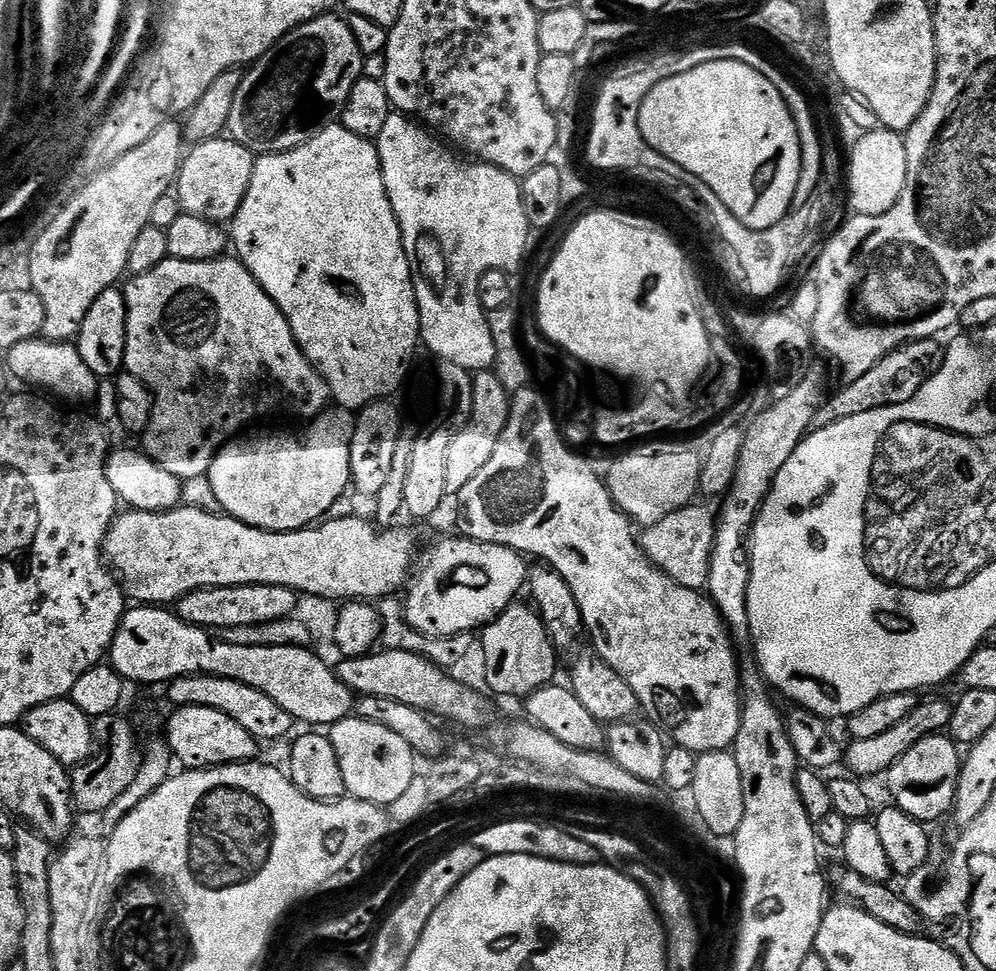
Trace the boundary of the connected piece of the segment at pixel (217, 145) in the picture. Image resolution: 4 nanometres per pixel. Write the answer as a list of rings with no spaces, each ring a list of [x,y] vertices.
[[[231,138],[201,140],[193,148],[196,149],[185,155],[174,185],[181,209],[189,216],[211,220],[213,224],[232,221],[242,206],[242,198],[246,198],[246,190],[250,190],[257,157]]]

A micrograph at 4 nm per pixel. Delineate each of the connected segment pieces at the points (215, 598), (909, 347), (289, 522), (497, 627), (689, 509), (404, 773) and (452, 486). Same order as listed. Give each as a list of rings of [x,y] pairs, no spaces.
[[[243,584],[233,588],[199,588],[181,598],[174,612],[188,624],[207,630],[223,630],[234,626],[269,624],[275,620],[287,620],[293,615],[297,593],[290,588],[269,584]]]
[[[936,338],[929,340],[912,340],[909,344],[903,344],[896,348],[886,358],[882,358],[862,378],[845,383],[841,392],[836,392],[825,399],[824,404],[817,410],[812,419],[812,428],[825,428],[834,426],[842,418],[854,418],[854,414],[866,414],[870,410],[878,410],[886,406],[894,406],[902,402],[910,402],[918,390],[929,378],[937,372],[944,361],[945,349],[940,348],[941,341]]]
[[[336,406],[321,412],[309,424],[312,425],[301,436],[236,438],[216,453],[206,483],[227,515],[251,528],[293,532],[315,525],[331,513],[328,511],[352,483],[350,442],[356,416],[349,409]]]
[[[514,602],[502,615],[485,625],[480,641],[485,651],[486,678],[491,693],[525,699],[556,678],[558,651],[537,611],[527,603],[520,603]]]
[[[700,503],[688,504],[674,514],[666,514],[666,518],[656,524],[647,525],[643,529],[644,536],[641,535],[639,541],[640,547],[655,568],[662,569],[667,576],[674,578],[682,586],[704,590],[708,587],[718,512],[715,507]]]
[[[347,718],[331,725],[330,739],[334,754],[338,754],[344,791],[349,797],[365,800],[367,804],[389,806],[406,793],[412,780],[418,776],[418,760],[412,748],[405,740],[398,738],[394,730],[386,730],[386,726]]]
[[[495,371],[477,372],[471,377],[472,414],[468,423],[457,432],[454,442],[450,442],[450,450],[446,454],[446,490],[449,494],[458,494],[490,462],[494,454],[494,446],[498,446],[498,438],[508,421],[508,409],[510,407],[510,393],[502,386],[502,382],[496,377]]]

